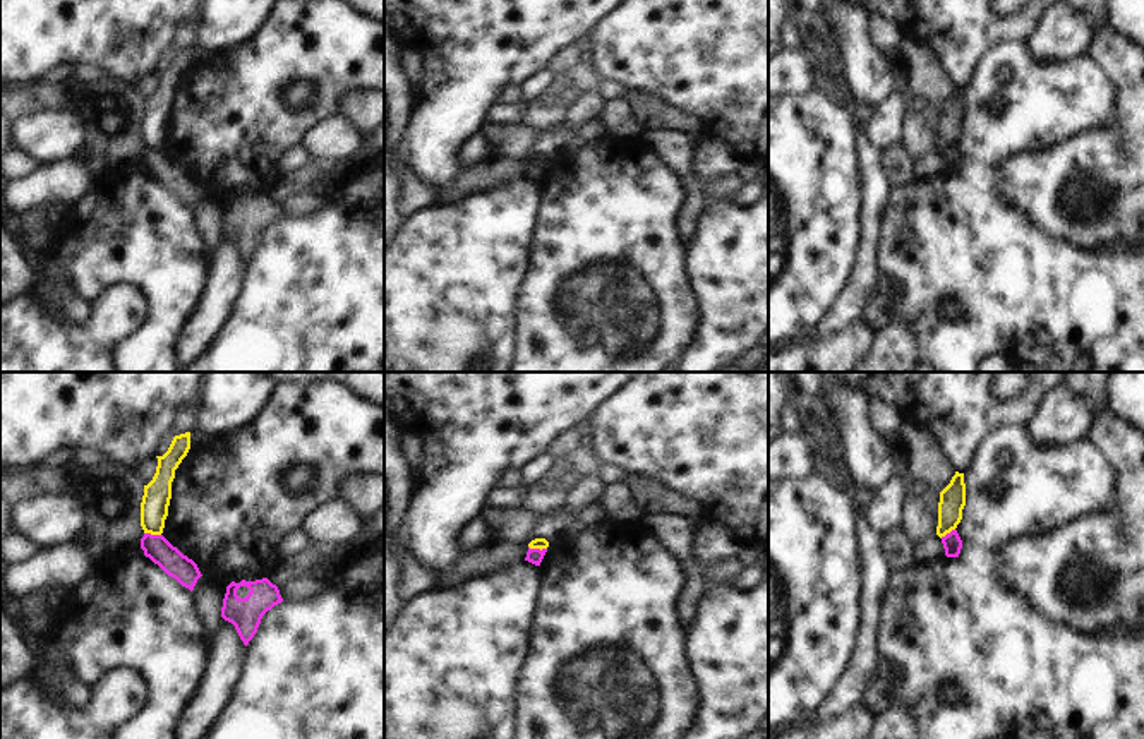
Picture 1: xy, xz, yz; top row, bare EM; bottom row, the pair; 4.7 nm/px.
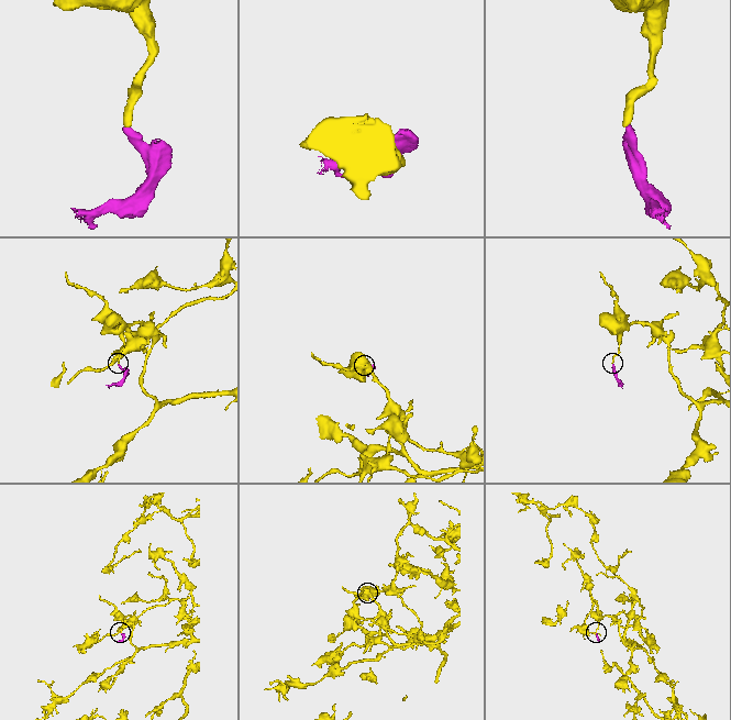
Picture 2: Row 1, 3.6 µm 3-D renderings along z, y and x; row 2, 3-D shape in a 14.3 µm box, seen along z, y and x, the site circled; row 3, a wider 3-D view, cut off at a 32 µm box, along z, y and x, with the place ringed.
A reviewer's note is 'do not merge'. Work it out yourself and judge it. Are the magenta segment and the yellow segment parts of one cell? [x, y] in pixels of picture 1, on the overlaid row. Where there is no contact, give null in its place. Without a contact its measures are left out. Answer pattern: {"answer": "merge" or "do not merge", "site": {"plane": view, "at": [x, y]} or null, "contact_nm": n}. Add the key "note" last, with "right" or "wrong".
{"answer": "do not merge", "site": {"plane": "xz", "at": [537, 549]}, "contact_nm": 90, "note": "right"}

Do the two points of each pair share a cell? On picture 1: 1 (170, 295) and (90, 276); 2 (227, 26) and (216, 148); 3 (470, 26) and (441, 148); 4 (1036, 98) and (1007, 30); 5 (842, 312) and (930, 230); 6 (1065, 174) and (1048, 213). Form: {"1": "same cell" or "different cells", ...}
{"1": "same cell", "2": "different cells", "3": "same cell", "4": "different cells", "5": "different cells", "6": "same cell"}

